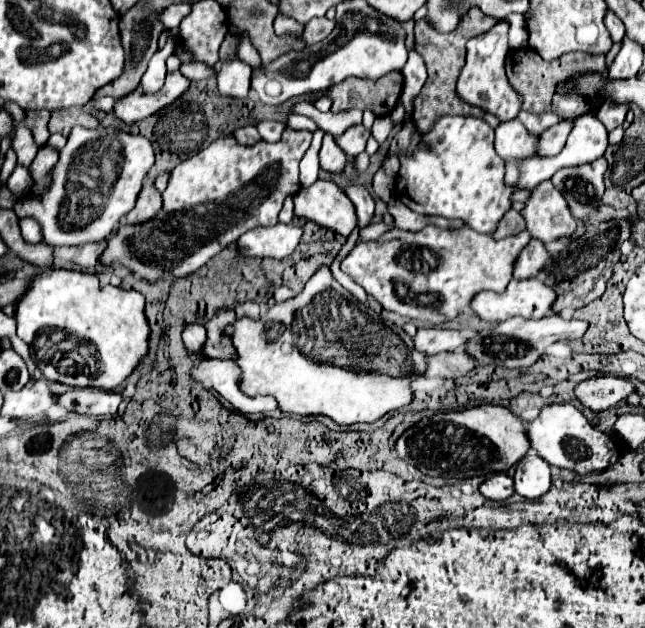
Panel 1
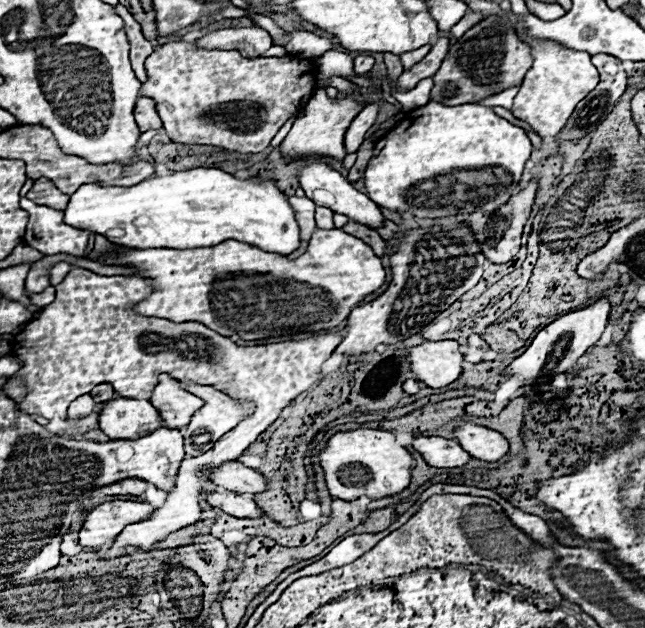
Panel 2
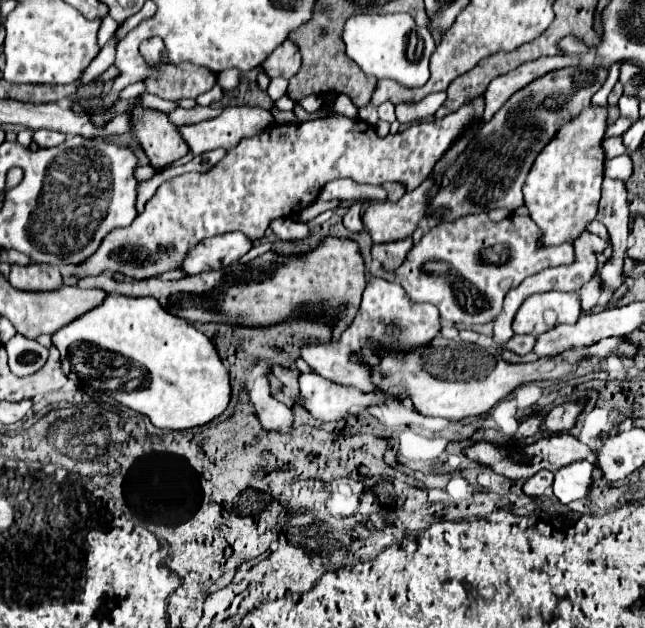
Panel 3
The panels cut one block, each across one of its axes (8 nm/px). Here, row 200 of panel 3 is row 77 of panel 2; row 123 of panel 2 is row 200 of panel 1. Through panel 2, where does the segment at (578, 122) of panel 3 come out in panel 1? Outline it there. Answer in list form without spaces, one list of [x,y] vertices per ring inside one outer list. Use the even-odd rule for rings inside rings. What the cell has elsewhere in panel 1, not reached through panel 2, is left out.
[[[550,178],[528,192],[530,196],[520,214],[526,220],[526,230],[534,238],[546,244],[558,238],[570,238],[576,232],[576,220],[568,208],[568,202]]]

